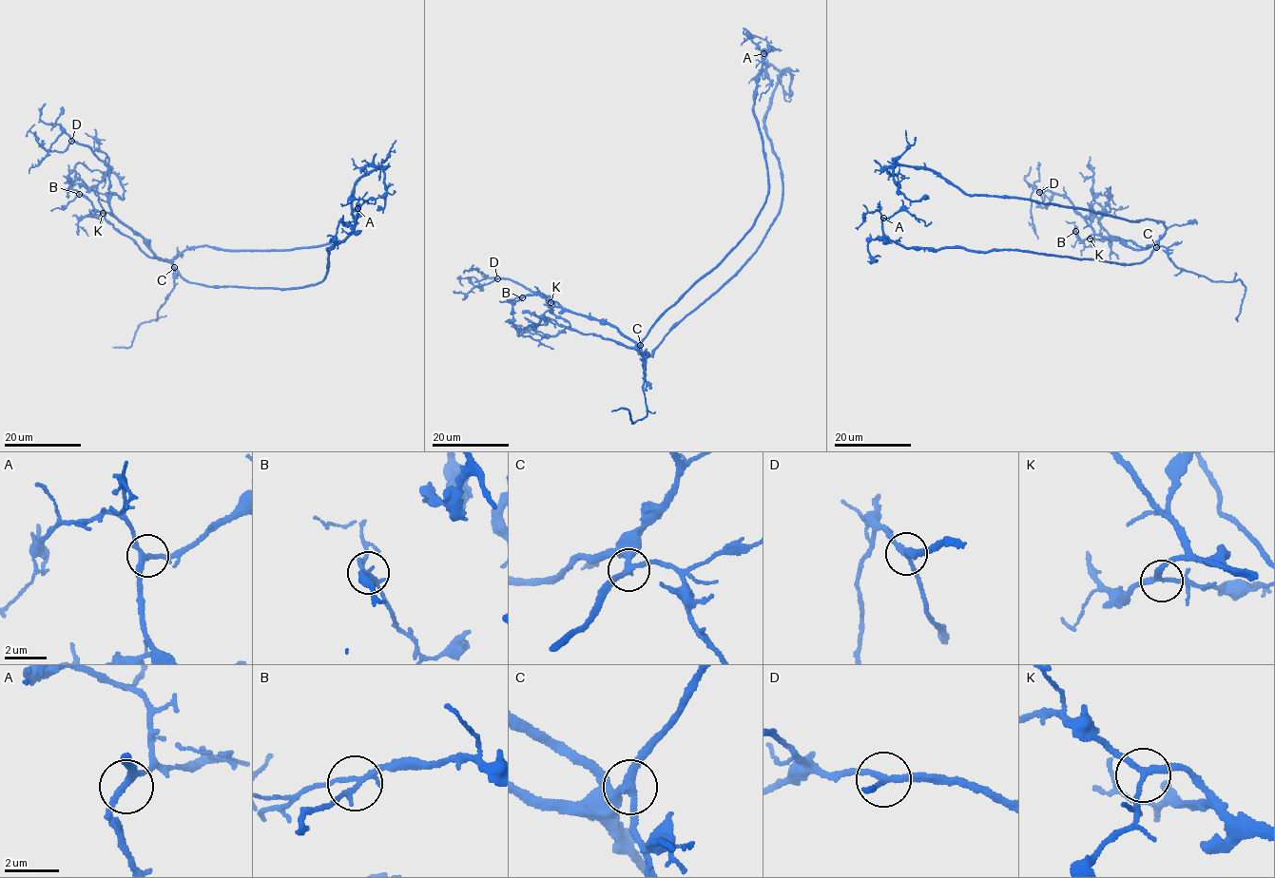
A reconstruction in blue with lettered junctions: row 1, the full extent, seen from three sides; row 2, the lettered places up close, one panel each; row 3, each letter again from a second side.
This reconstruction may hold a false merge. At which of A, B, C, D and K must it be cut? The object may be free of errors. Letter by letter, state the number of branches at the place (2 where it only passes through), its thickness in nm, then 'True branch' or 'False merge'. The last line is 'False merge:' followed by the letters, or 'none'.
A: Branches: 3. Thickness 240 nm. True branch
B: Branches: 3. Thickness 180 nm. True branch
C: Branches: 3. Thickness 260 nm. False merge
D: Branches: 3. Thickness 220 nm. True branch
K: Branches: 3. Thickness 180 nm. True branch
False merge: C

